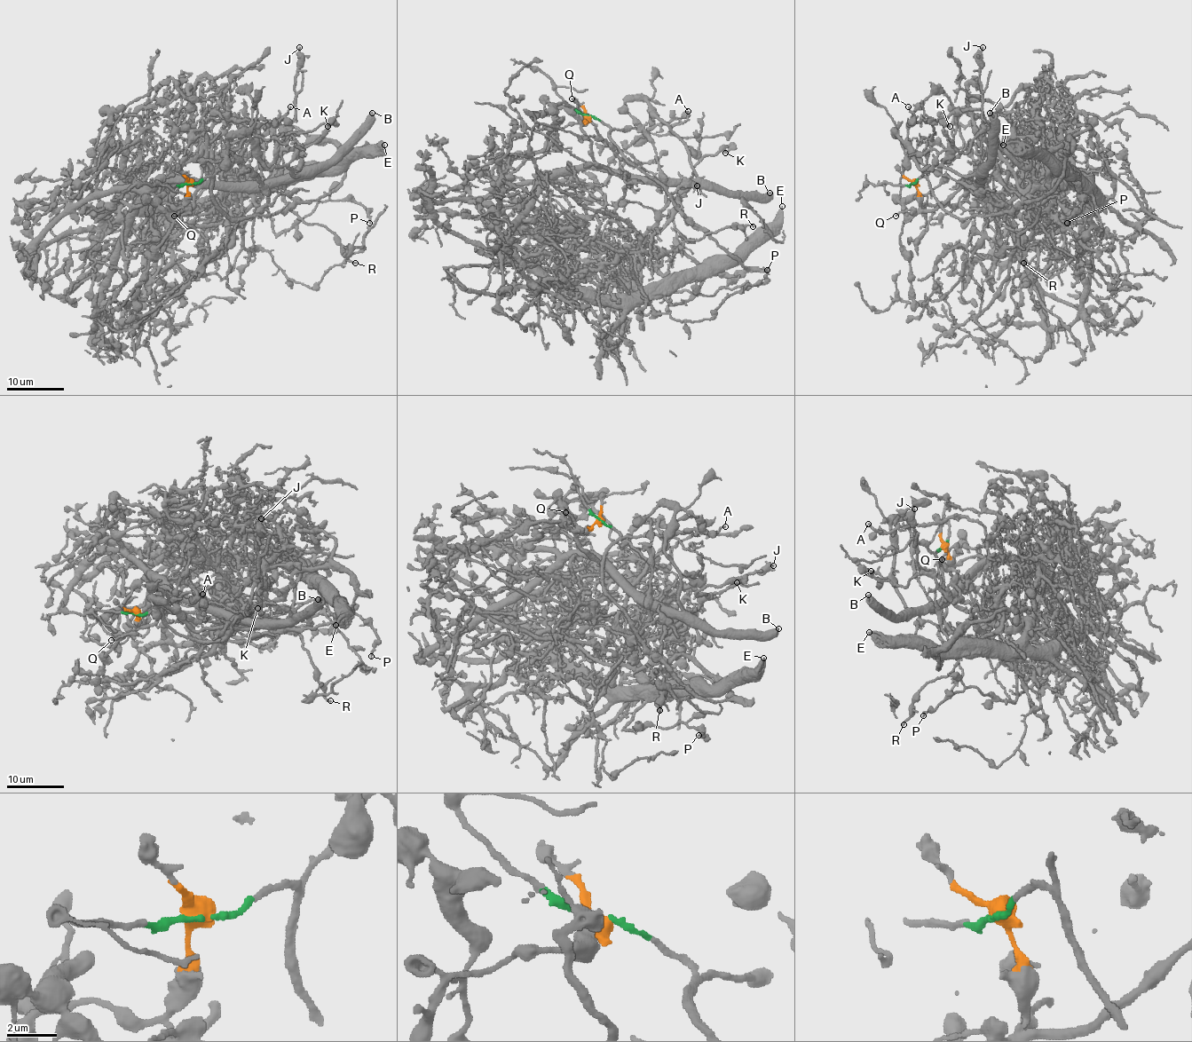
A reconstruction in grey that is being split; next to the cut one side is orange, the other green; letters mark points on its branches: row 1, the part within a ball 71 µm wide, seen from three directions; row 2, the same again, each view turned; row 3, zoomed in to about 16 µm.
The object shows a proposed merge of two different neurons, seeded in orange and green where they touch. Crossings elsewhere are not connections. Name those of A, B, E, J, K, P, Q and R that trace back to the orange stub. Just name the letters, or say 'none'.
A, B, E, J, K, P, Q, R

